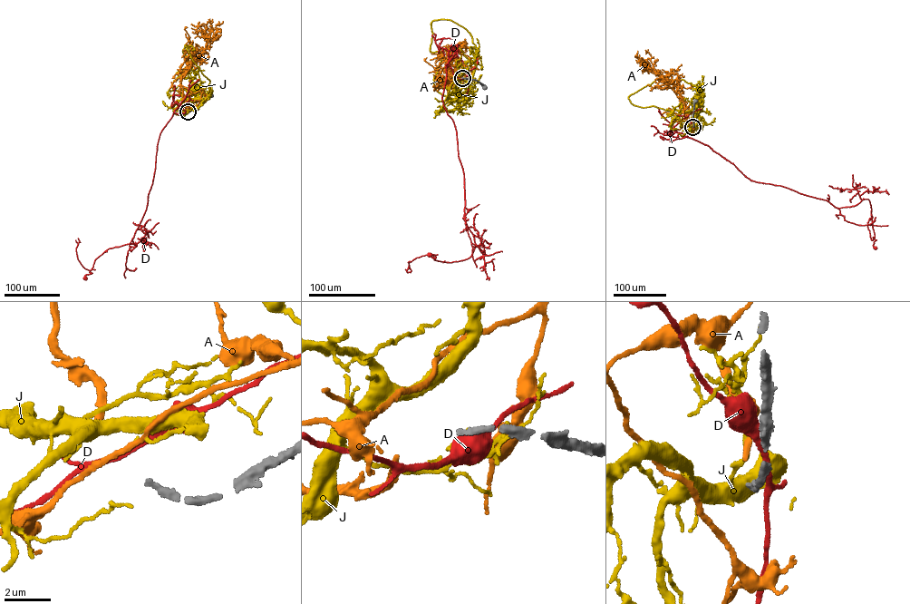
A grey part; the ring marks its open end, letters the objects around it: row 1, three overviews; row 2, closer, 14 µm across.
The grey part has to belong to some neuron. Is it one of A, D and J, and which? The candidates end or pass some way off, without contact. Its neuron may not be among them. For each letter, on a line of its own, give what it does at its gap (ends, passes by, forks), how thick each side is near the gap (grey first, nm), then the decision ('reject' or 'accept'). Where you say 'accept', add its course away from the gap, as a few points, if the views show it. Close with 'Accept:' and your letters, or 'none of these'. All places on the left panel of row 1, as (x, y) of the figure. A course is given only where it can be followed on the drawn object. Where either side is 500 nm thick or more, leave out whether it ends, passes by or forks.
A: it passes by; 240 nm thick on the grey side, 240 nm on the other; accept; it runs (187, 111), (198, 102), (202, 92), (184, 96), (181, 80), (217, 32), (216, 25), (223, 21)
D: it passes by; 240 nm thick on the grey side, 300 nm on the other; reject
J: it passes by; 240 nm thick on the grey side, 340 nm on the other; reject
Accept: A

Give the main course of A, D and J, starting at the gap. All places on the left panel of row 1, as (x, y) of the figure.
A: (187, 111), (198, 102), (202, 92), (184, 96), (181, 80), (217, 32), (216, 25), (223, 21)
D: (188, 111), (174, 111), (160, 133), (146, 208), (131, 240), (137, 246), (108, 249), (85, 277)
J: (187, 111), (182, 108), (182, 102), (199, 76), (182, 51), (189, 45), (194, 49), (186, 46)

